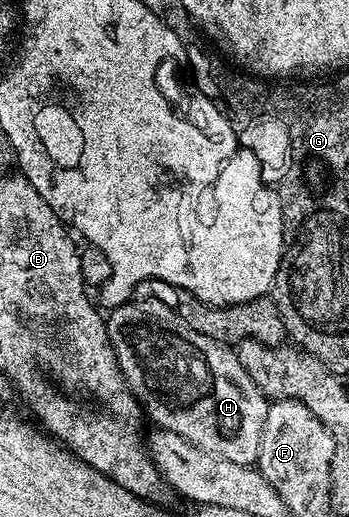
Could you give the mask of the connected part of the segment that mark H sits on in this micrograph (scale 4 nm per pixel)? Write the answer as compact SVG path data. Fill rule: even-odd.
M128 300L122 306L113 309L107 315L106 325L108 327L108 342L112 346L112 353L116 356L116 362L120 366L120 371L124 374L124 380L128 384L129 390L136 396L136 401L140 403L143 413L149 414L153 418L155 425L161 430L169 430L178 436L182 436L190 444L194 444L198 448L202 448L211 454L220 454L226 460L230 460L234 464L242 464L243 466L252 466L258 459L258 448L262 444L262 428L266 424L266 416L268 415L269 399L264 397L264 393L254 384L254 380L250 380L250 376L246 372L246 368L242 368L242 364L238 360L235 349L231 345L223 342L215 342L206 336L202 336L202 332L198 332L194 328L190 328L190 324L185 318L180 317L175 309L172 310L164 302L136 302L137 300Z

